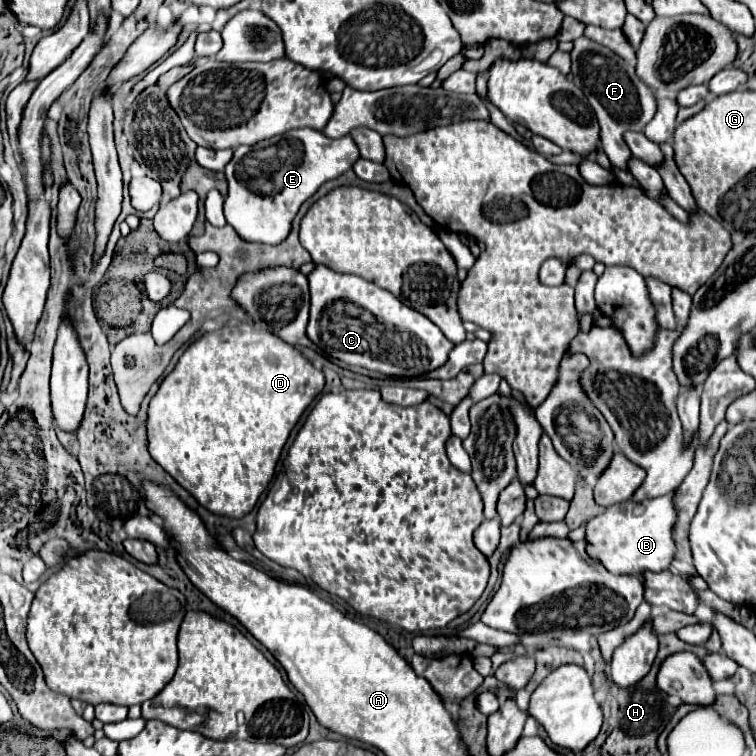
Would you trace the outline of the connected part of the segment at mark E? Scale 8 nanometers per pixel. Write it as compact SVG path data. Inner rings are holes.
M311 128L289 130L281 136L259 142L257 146L253 146L247 156L251 160L255 158L255 164L251 162L251 166L241 166L239 146L233 154L233 160L225 168L229 182L225 218L243 240L269 246L277 246L289 236L293 218L297 216L301 204L311 198L321 184L351 170L361 156L355 140L349 134L339 140L331 140L323 132ZM271 146L277 146L275 154Z

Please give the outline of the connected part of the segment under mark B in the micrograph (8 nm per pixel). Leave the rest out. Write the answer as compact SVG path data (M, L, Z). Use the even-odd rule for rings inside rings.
M673 494L653 498L647 502L623 502L607 508L603 514L587 522L585 540L587 554L601 562L611 574L643 574L663 572L675 556L673 542L675 506Z

